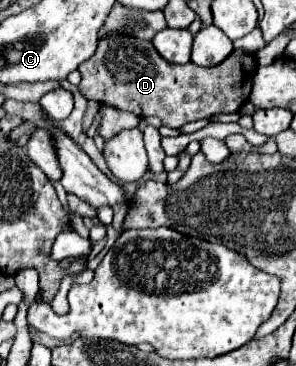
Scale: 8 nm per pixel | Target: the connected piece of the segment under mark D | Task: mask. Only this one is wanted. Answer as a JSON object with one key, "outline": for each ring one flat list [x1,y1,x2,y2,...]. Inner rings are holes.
{"outline":[[109,33,99,39,95,55,81,63,79,71,83,77,79,89,87,99,133,113,139,119,155,115,165,127,177,129,189,121,239,111,249,97,257,61,255,55,233,51,223,63,211,69,195,63,173,65,157,53,151,41,123,33]]}

